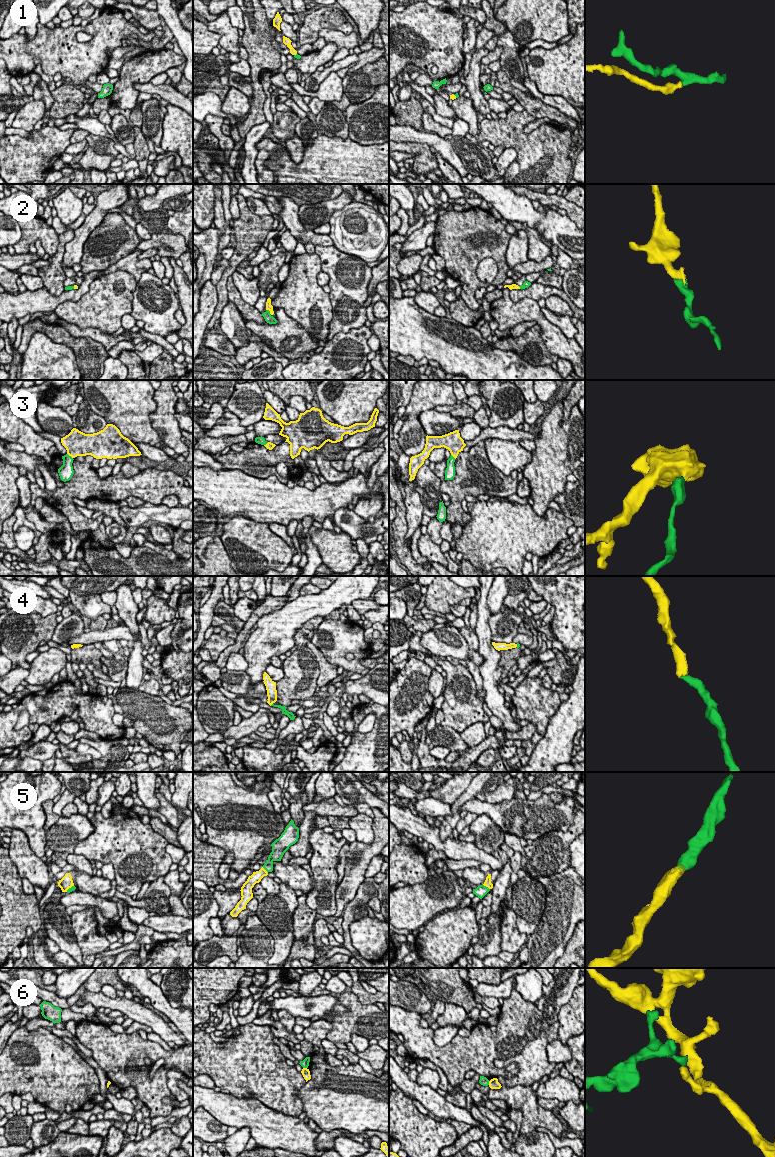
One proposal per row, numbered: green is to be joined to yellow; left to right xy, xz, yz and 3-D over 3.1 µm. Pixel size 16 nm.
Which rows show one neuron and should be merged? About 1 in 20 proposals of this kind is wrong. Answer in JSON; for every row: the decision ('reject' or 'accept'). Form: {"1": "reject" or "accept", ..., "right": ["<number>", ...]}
{"1": "accept", "2": "accept", "3": "accept", "4": "accept", "5": "accept", "6": "reject", "right": ["1", "2", "3", "4", "5"]}

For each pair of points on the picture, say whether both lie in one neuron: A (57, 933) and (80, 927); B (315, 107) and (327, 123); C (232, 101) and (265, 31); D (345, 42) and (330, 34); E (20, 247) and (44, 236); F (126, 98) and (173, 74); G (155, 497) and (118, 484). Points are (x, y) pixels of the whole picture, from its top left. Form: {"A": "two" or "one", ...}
{"A": "two", "B": "two", "C": "two", "D": "one", "E": "one", "F": "two", "G": "one"}

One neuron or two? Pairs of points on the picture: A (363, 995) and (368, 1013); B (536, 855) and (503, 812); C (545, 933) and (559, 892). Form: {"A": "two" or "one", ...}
{"A": "two", "B": "two", "C": "one"}

